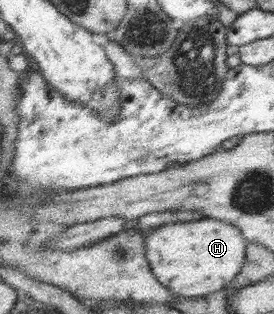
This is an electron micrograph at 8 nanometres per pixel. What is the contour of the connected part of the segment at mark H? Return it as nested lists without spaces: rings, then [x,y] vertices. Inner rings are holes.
[[[203,218],[156,228],[146,237],[147,259],[155,276],[181,297],[199,297],[223,290],[246,264],[248,241],[238,226]]]

